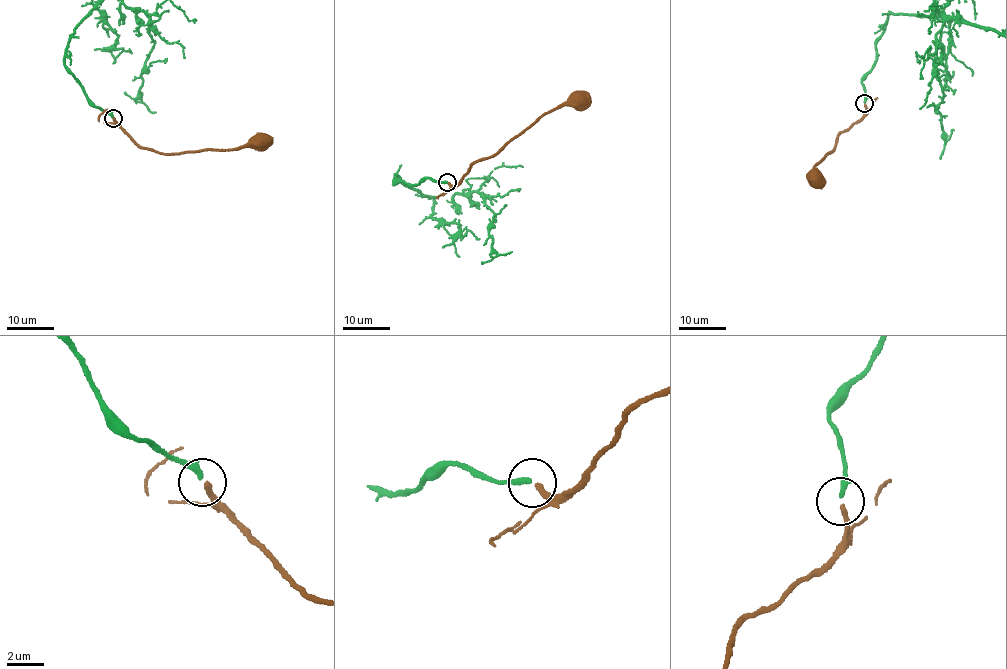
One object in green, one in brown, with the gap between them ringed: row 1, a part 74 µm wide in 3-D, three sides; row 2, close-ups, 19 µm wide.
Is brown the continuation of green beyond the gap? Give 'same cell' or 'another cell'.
same cell

